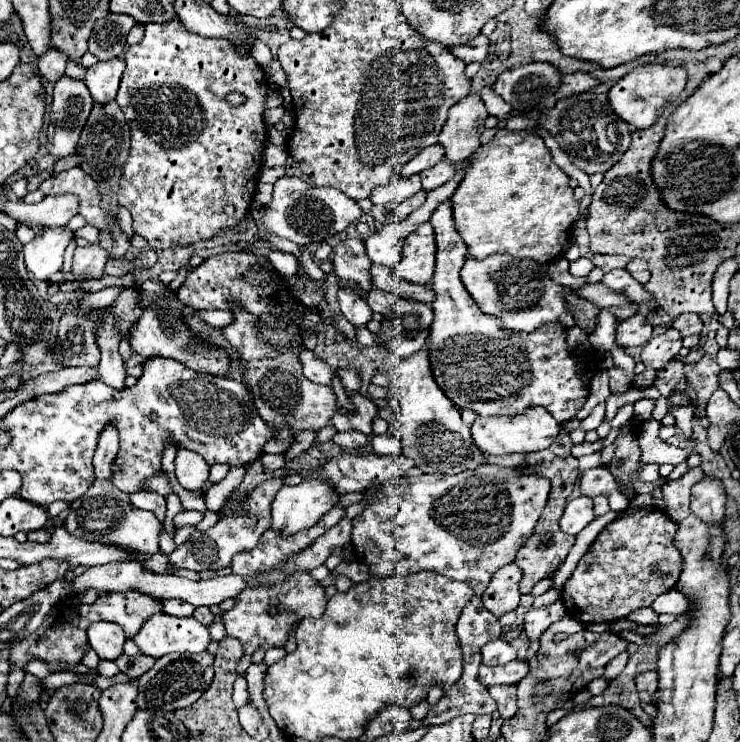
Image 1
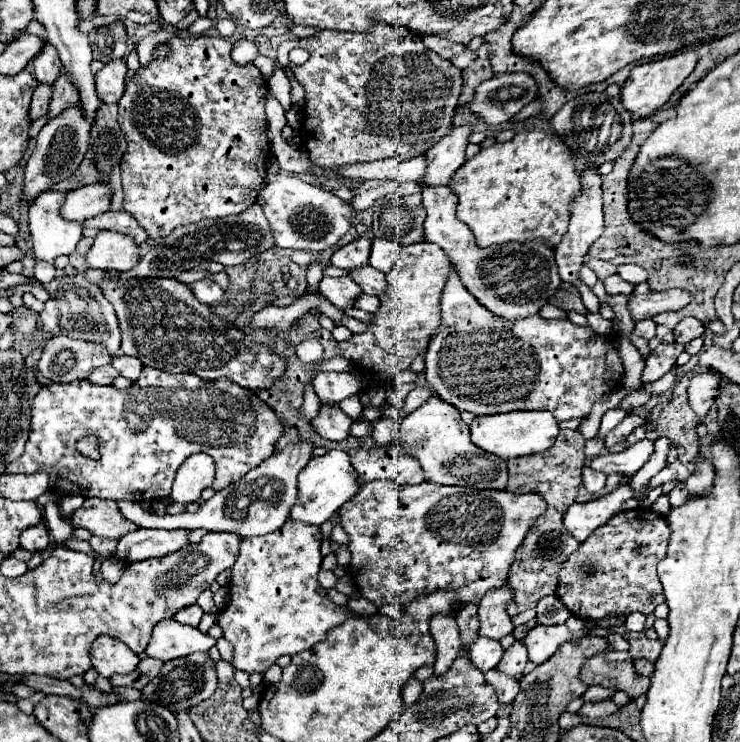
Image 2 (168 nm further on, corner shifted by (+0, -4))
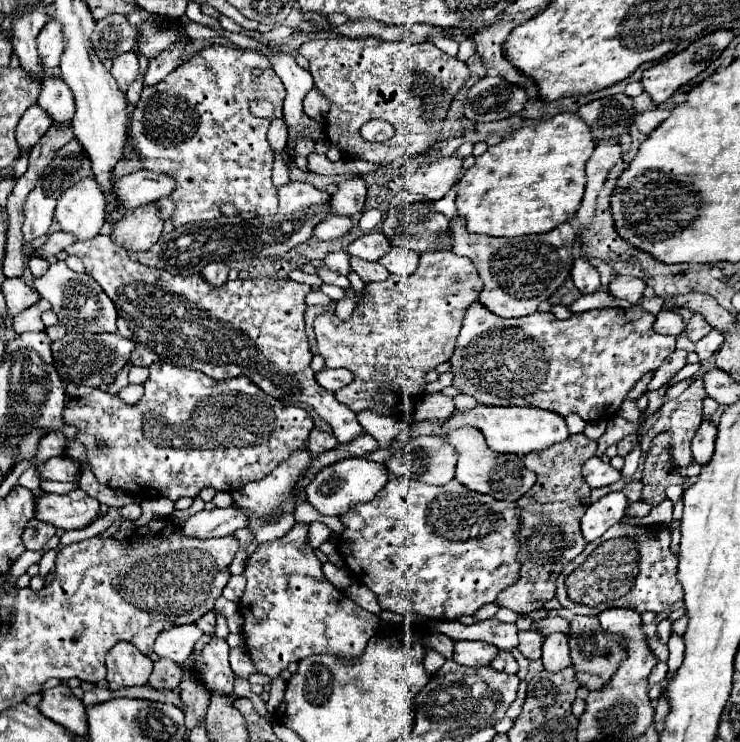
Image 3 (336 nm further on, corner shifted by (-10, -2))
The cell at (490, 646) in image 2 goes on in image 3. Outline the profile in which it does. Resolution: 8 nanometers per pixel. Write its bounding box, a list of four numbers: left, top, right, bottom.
[452,641,498,665]

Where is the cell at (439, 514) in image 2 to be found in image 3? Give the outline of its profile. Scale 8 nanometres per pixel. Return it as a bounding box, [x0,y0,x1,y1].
[338,477,520,621]

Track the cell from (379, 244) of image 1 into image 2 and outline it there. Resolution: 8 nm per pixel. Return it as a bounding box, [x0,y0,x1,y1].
[370,237,402,271]

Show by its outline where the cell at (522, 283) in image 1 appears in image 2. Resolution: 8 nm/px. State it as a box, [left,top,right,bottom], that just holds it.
[422,185,560,319]

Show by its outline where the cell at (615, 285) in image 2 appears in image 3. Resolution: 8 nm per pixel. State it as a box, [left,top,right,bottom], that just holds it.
[608,277,646,305]

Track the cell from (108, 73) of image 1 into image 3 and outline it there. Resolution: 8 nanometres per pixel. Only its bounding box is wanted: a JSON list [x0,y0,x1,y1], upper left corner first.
[112,51,138,91]

